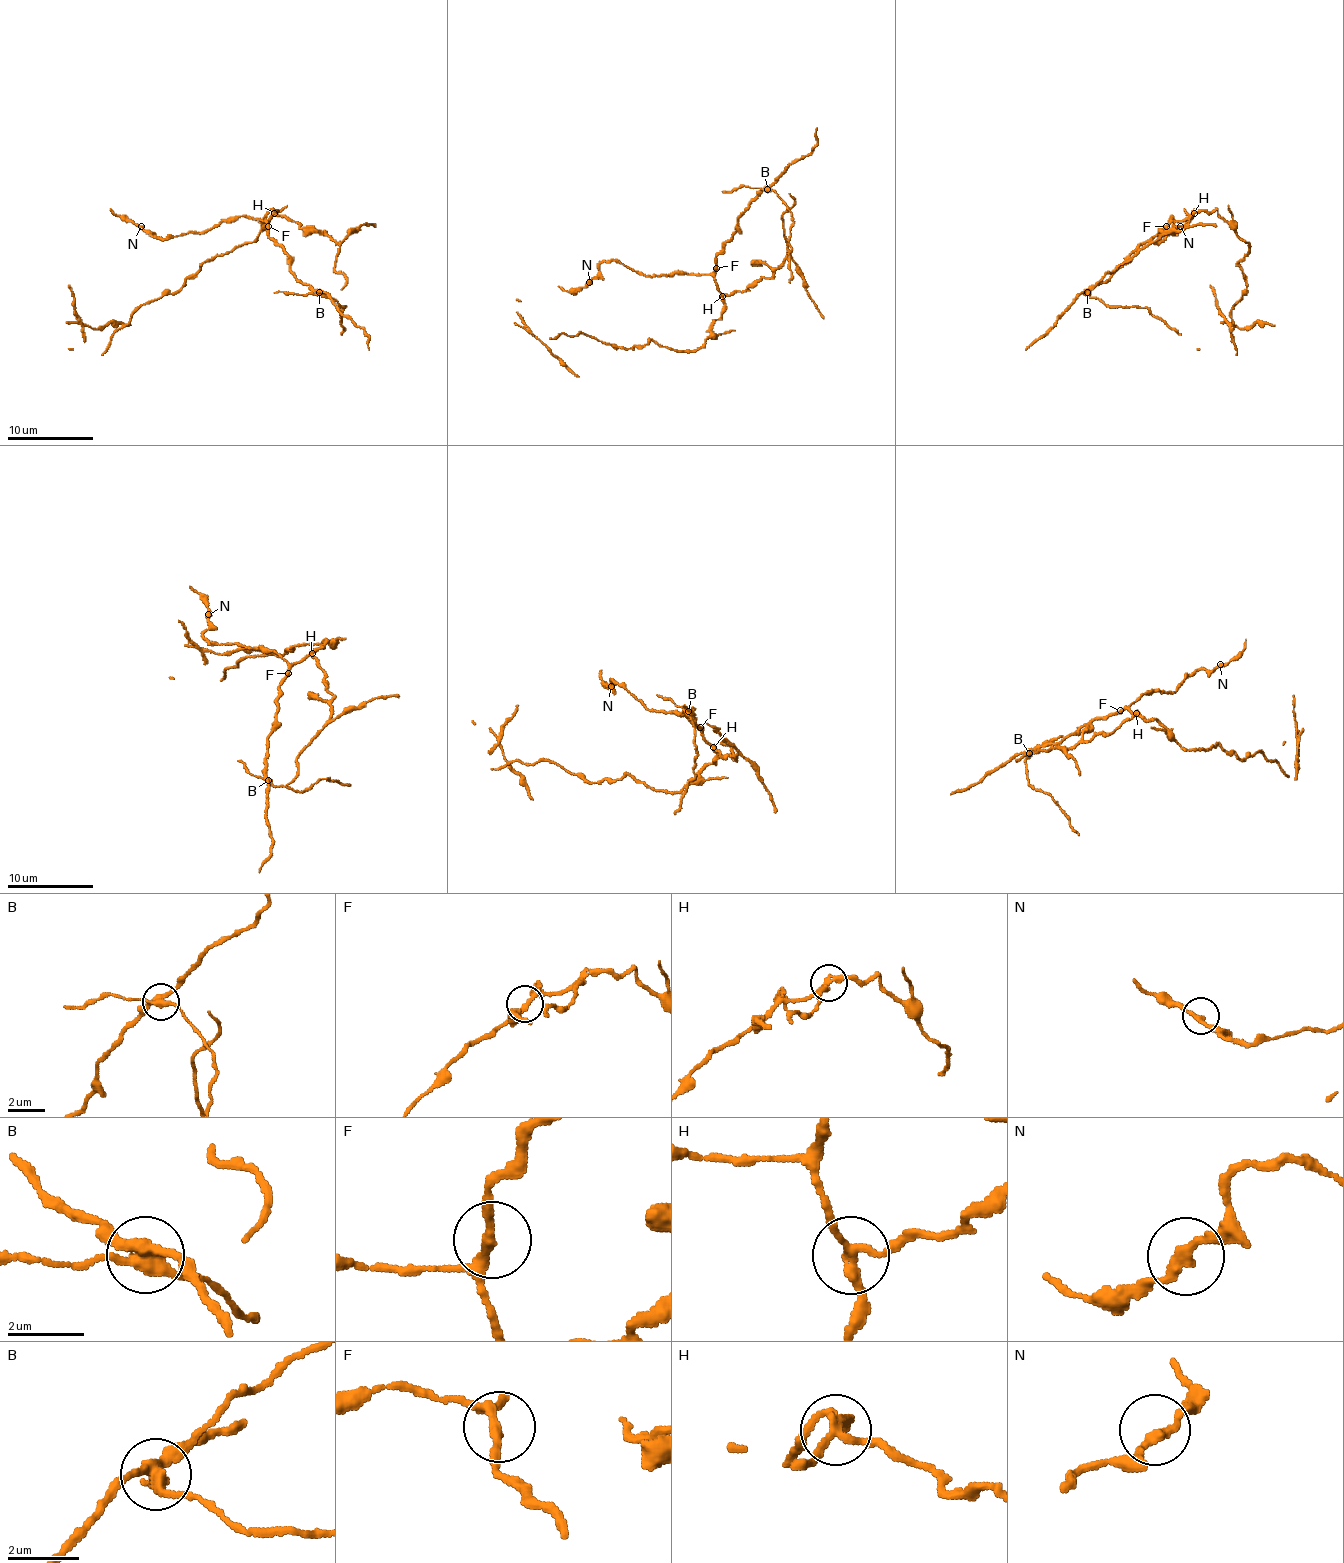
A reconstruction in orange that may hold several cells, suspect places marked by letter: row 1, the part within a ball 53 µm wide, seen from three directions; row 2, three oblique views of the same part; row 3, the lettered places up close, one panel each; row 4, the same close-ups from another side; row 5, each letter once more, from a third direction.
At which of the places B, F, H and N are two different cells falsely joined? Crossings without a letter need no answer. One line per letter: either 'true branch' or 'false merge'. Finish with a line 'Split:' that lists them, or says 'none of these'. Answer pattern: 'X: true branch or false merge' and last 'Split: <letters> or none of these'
B: false merge
F: true branch
H: false merge
N: true branch
Split: B, H

